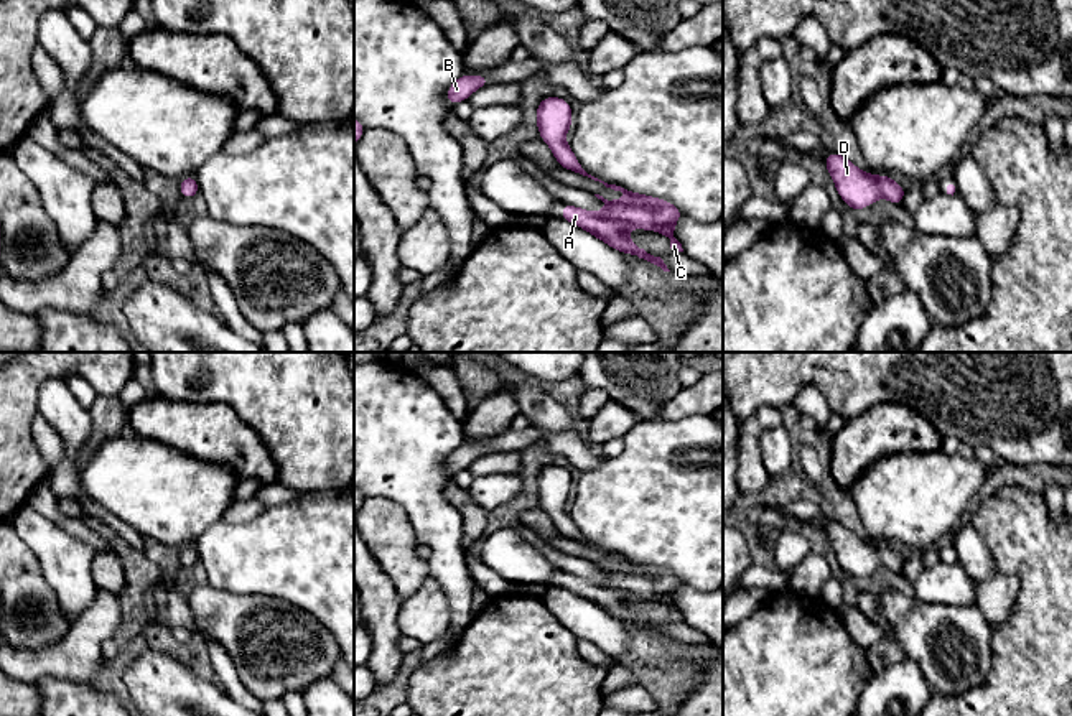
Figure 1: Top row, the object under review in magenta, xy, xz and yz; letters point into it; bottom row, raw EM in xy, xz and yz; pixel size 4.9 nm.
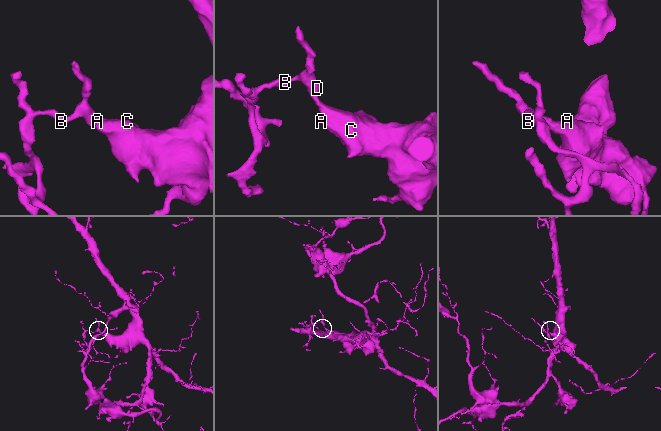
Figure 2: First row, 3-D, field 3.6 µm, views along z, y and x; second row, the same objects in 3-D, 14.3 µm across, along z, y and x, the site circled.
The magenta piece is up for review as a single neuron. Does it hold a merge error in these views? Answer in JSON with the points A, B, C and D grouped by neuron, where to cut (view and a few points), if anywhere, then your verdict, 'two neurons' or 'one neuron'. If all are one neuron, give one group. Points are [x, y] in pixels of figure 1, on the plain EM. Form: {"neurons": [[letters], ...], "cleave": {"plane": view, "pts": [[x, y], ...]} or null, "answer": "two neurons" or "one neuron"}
{"neurons": [["A", "B", "C", "D"]], "cleave": null, "answer": "one neuron"}

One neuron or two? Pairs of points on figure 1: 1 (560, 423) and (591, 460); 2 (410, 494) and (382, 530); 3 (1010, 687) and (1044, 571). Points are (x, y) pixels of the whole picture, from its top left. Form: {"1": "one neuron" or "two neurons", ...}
{"1": "two neurons", "2": "two neurons", "3": "one neuron"}

